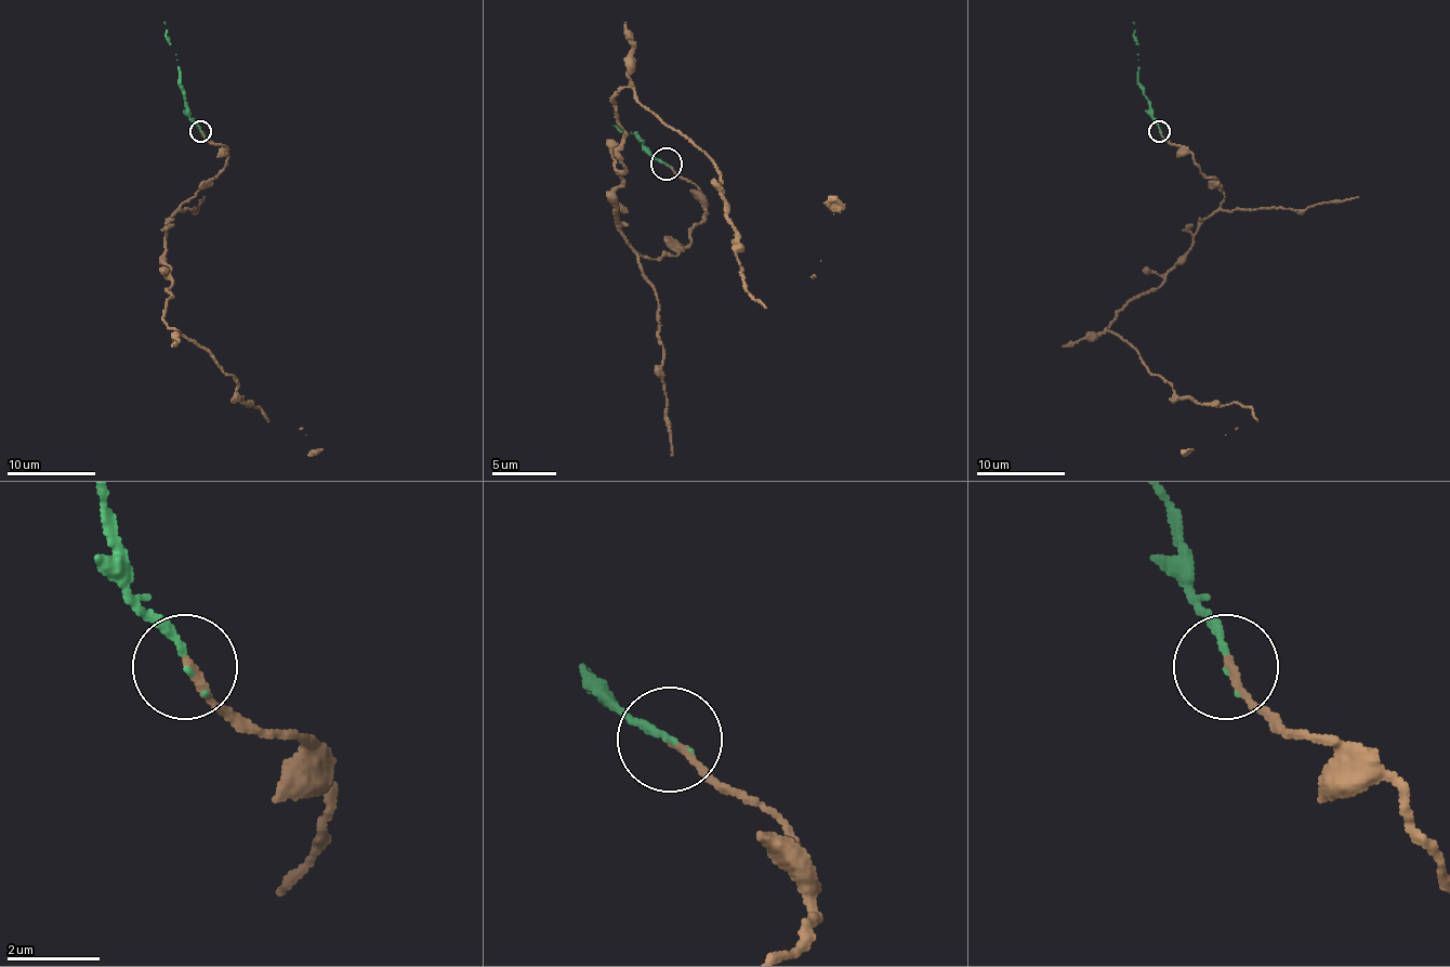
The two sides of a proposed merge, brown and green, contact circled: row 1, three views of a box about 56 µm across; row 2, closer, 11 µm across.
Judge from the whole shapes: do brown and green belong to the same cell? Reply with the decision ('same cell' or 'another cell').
same cell

